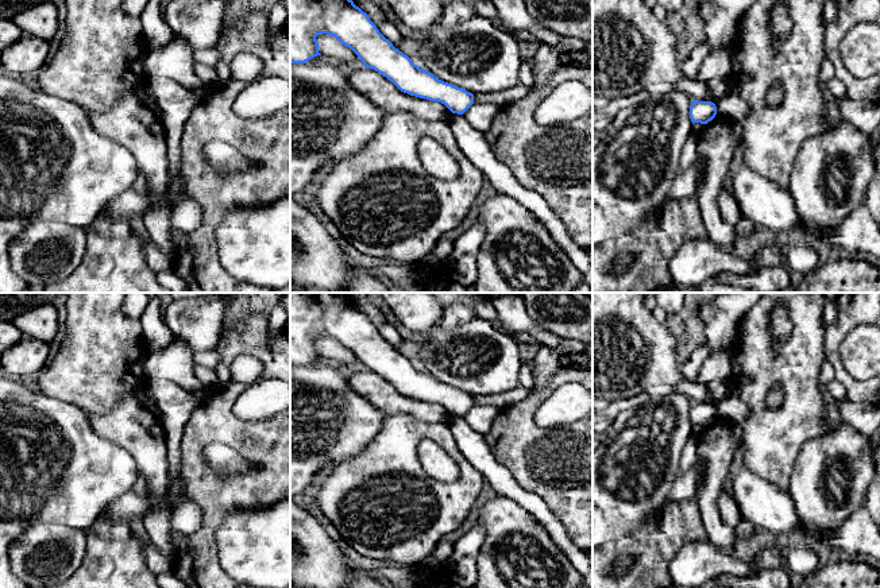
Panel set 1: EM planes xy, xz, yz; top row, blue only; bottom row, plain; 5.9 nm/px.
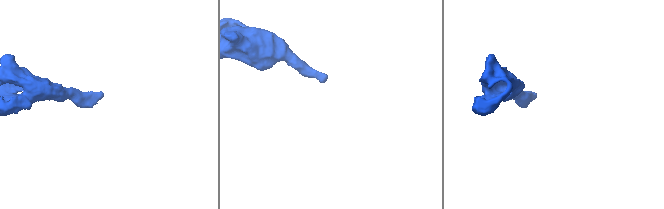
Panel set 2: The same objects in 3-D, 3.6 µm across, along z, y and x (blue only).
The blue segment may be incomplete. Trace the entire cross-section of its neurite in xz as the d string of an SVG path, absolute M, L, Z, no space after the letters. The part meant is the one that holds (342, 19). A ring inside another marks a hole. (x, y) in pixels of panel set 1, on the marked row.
M290 0L290 62L305 63L321 55L316 40L320 34L335 36L341 45L350 47L366 67L374 69L386 77L404 93L439 101L458 115L463 115L474 104L472 93L444 82L414 65L408 55L395 49L379 32L368 15L356 7L352 0Z

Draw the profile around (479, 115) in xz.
M474 102L464 113L463 117L480 132L486 132L493 123L494 116L501 107L487 102Z

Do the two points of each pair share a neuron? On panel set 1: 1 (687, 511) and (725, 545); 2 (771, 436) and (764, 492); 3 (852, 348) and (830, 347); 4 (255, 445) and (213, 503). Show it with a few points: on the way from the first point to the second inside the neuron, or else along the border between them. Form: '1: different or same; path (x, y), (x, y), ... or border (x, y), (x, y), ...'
1: different; border (694, 495), (709, 538)
2: different; border (743, 468), (787, 491)
3: different; border (860, 324), (840, 347), (840, 360), (850, 376)
4: same; path (266, 464), (266, 468), (242, 492), (232, 494)

